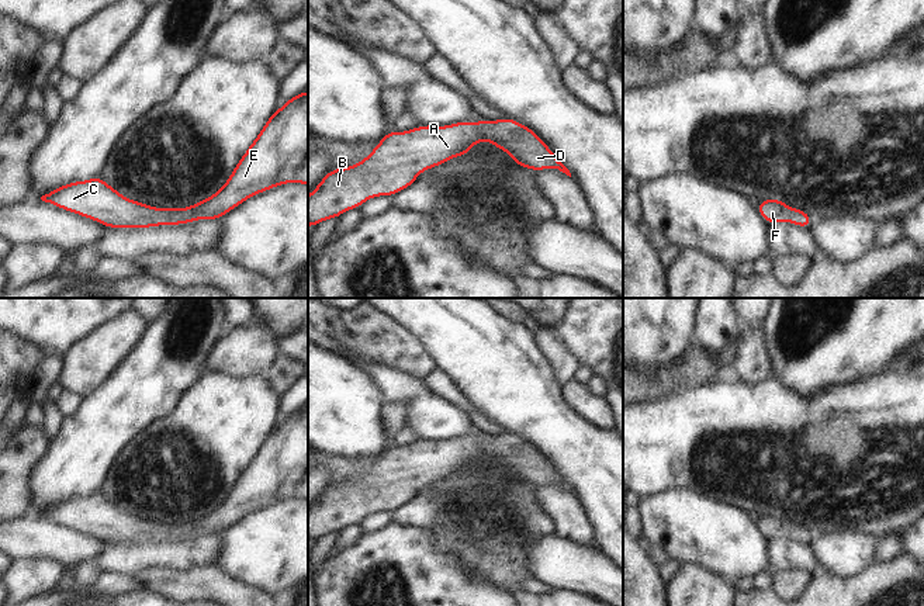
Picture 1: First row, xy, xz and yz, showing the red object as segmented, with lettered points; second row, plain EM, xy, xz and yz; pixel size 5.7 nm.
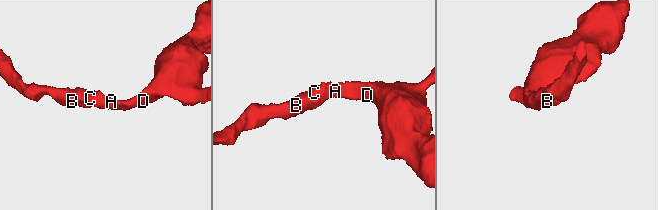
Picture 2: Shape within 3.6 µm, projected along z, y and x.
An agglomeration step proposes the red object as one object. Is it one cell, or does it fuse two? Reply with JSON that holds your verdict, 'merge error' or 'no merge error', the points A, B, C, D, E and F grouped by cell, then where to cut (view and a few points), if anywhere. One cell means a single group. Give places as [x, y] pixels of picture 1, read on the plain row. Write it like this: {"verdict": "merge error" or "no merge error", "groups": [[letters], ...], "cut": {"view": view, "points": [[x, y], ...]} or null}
{"verdict": "no merge error", "groups": [["A", "B", "C", "D", "E", "F"]], "cut": null}

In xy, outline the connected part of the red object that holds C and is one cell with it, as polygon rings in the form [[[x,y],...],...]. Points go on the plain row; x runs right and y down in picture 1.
[[[307,405],[271,429],[221,505],[187,523],[156,523],[129,515],[98,491],[68,498],[41,515],[105,543],[152,543],[221,534],[248,513],[285,498],[308,501]]]

